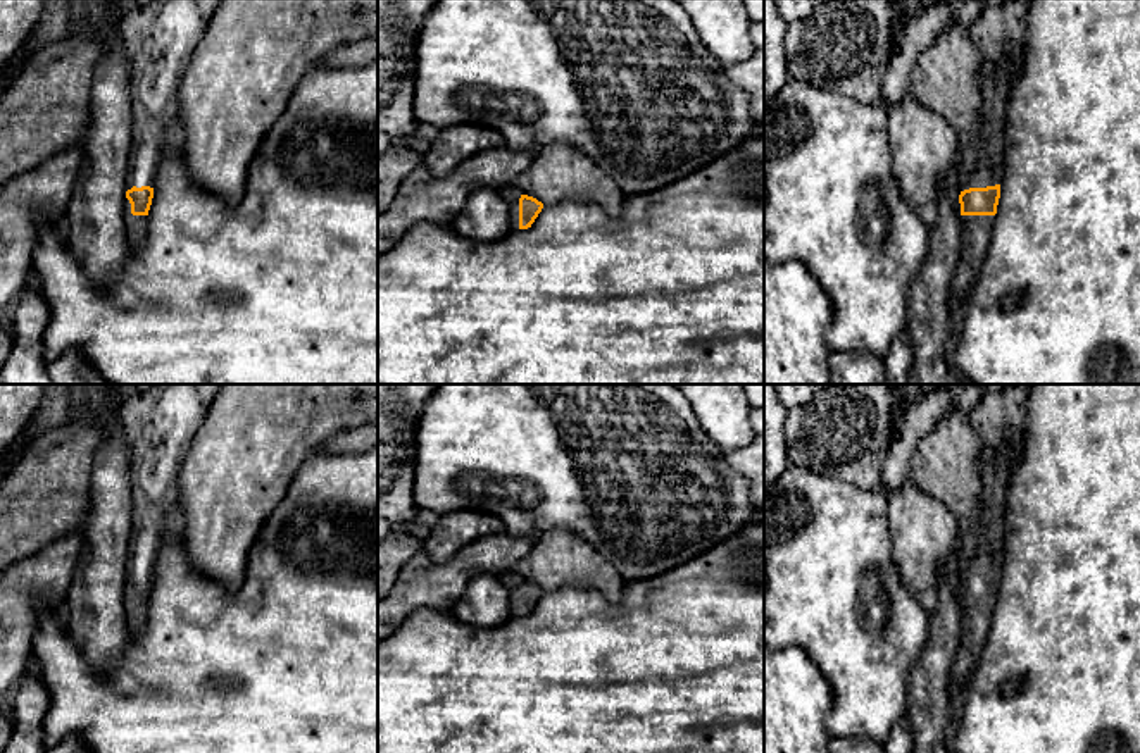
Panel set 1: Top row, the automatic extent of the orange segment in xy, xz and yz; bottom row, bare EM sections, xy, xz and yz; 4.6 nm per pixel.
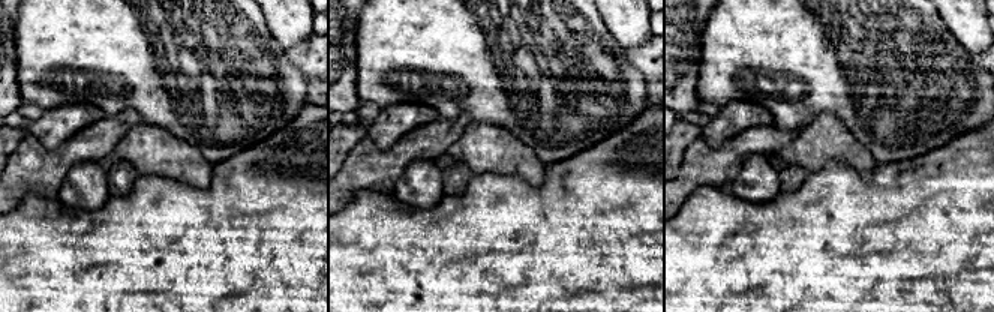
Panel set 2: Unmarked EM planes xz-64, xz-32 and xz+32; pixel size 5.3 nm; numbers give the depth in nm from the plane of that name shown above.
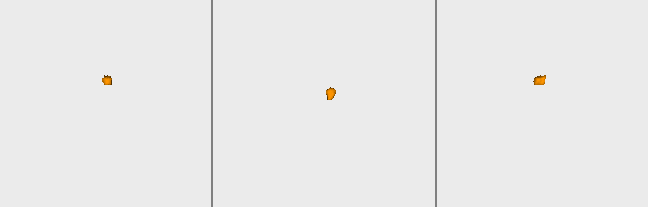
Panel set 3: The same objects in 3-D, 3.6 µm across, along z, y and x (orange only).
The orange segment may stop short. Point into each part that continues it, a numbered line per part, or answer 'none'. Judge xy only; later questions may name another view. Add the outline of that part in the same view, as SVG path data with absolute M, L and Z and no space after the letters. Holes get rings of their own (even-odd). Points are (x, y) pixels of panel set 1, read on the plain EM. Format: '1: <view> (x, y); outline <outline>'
1: xy (159, 424); outline M153 384L117 408L131 450L133 527L126 577L155 572L166 515L178 503L178 474L222 384Z
2: xy (137, 612); outline M128 584L122 593L122 601L124 601L124 608L126 608L129 634L136 636L147 624L148 603L147 601L133 601L131 589Z

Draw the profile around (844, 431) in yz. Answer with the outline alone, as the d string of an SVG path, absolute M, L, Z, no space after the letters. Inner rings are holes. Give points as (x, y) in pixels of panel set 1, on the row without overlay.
M890 384L814 388L805 405L788 410L788 462L864 491L880 489L897 405Z

